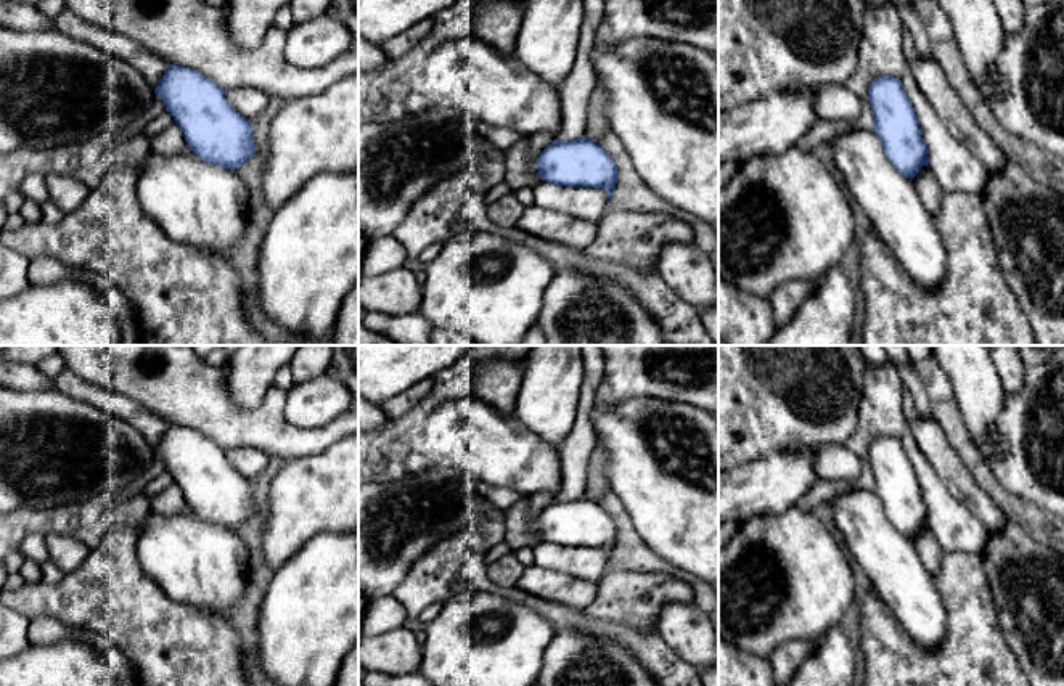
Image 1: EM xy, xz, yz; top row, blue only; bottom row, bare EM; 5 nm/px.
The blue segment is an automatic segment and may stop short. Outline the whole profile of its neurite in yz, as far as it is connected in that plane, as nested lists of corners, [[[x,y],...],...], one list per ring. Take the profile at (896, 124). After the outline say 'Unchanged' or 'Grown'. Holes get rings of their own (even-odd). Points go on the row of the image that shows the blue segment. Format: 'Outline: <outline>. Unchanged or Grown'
Outline: [[[894,76],[874,79],[868,88],[874,130],[855,130],[834,137],[828,145],[847,188],[873,223],[874,233],[890,249],[902,268],[921,286],[937,288],[947,273],[947,249],[934,215],[924,207],[913,178],[929,164],[919,119]]]. Grown

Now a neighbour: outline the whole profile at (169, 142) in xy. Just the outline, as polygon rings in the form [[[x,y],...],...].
[[[175,122],[170,127],[167,127],[164,132],[151,138],[151,151],[161,154],[178,154],[186,148],[188,146],[185,137]]]

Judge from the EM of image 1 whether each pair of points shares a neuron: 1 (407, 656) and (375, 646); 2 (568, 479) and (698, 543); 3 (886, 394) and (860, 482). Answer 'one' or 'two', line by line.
1: one
2: two
3: one

